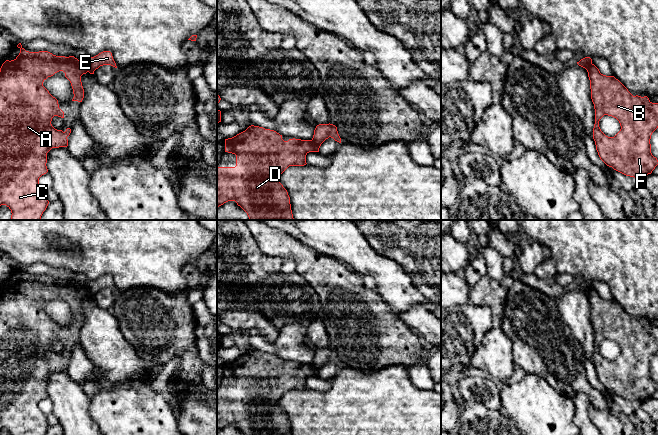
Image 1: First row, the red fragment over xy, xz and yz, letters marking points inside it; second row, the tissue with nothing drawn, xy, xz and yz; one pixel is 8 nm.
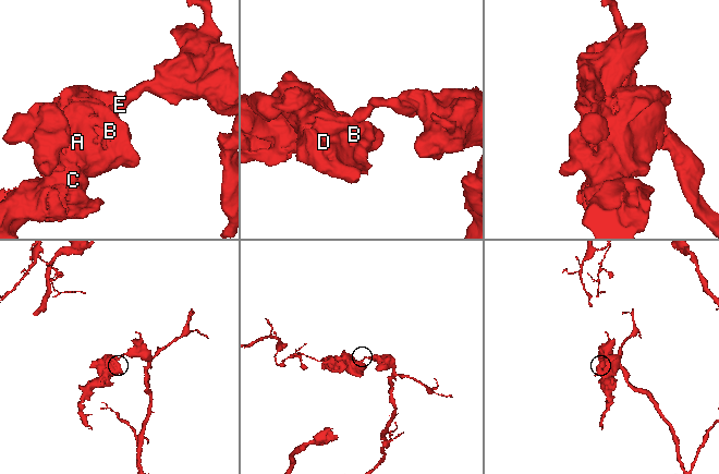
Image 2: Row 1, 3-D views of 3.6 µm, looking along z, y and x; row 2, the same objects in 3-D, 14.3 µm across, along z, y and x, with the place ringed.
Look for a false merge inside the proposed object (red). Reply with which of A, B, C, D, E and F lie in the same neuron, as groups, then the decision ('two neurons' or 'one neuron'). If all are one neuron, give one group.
A B C D F / E; two neurons

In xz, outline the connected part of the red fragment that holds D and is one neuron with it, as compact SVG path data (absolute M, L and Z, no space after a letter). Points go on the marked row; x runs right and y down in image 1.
M251 125L236 136L225 139L225 152L236 155L236 166L217 167L217 207L228 201L235 201L250 220L294 220L290 197L278 178L289 166L306 165L306 155L309 152L319 152L311 140L293 138L284 141L282 135L274 130Z

